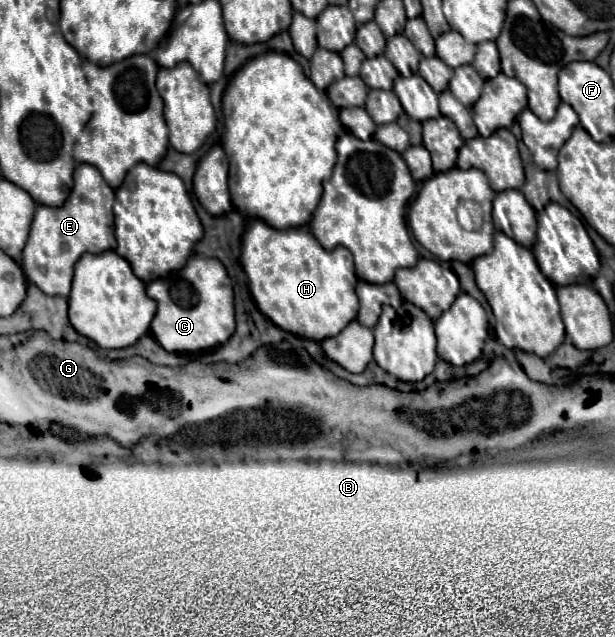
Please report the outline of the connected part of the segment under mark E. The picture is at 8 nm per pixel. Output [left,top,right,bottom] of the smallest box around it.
[21,164,117,298]

